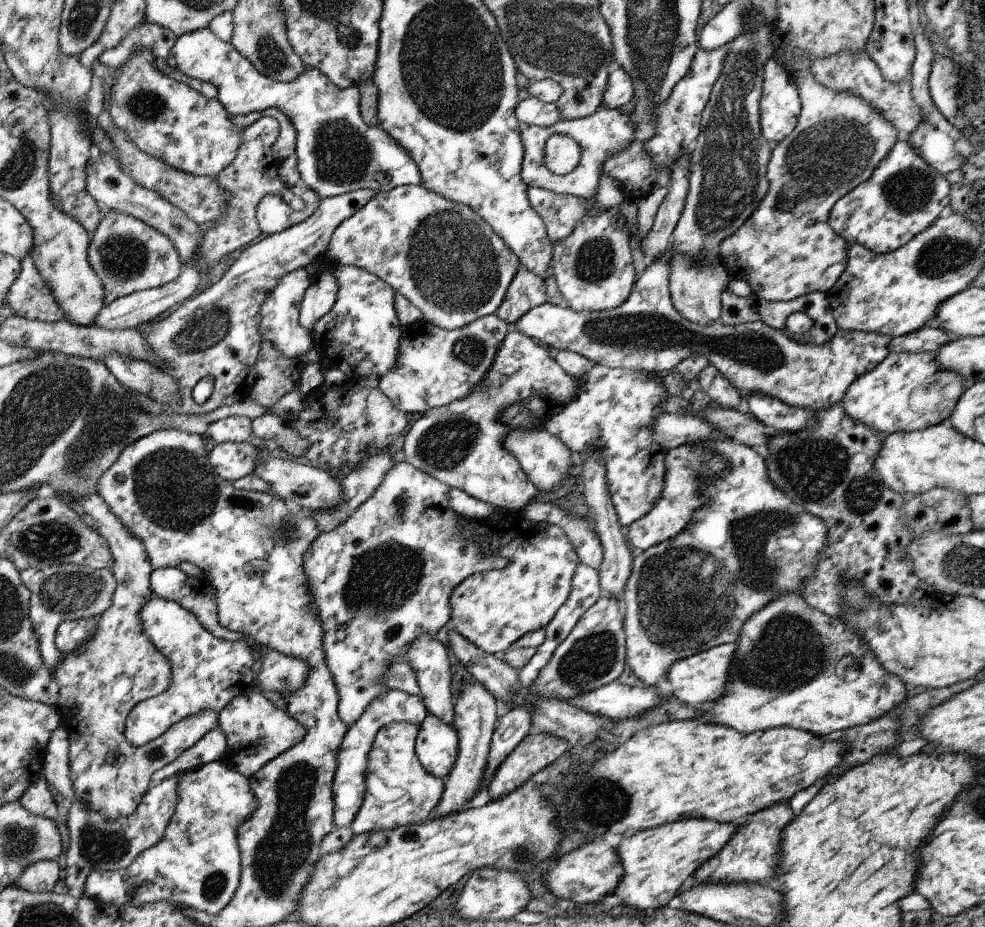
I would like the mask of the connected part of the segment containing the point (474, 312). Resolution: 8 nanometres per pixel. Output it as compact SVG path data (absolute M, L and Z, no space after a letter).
M404 185L396 187L389 191L380 191L374 194L362 207L357 210L350 218L342 223L330 238L329 248L326 250L327 256L331 260L335 260L337 265L351 265L369 271L381 278L386 284L389 284L395 293L401 294L407 302L417 307L422 312L422 319L437 328L443 330L455 330L463 326L470 325L471 322L477 321L479 318L494 314L502 302L505 300L506 290L517 274L517 255L502 242L502 239L495 234L493 228L487 224L481 216L475 214L470 207L449 201L433 192L427 191L425 187L420 185Z

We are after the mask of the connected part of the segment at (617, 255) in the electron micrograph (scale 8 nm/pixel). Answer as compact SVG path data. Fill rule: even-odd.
M613 206L595 218L584 216L569 236L553 244L550 270L564 306L573 311L599 312L621 306L627 300L637 277L631 264L629 232L625 230L626 219L618 206Z

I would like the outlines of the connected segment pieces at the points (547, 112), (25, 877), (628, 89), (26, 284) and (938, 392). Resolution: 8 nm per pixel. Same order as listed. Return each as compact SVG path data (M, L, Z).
M531 96L521 100L515 108L515 118L527 125L549 127L561 121L556 102L543 103Z
M39 860L35 864L29 864L19 874L15 885L31 893L43 893L51 891L57 878L59 878L59 866L53 860Z
M614 66L609 73L605 92L601 94L601 102L598 109L617 109L633 99L635 88L631 82L631 76L623 72L621 66Z
M27 256L19 264L20 273L6 294L7 306L13 314L25 319L57 322L63 317L63 310L51 288L43 282L33 260Z
M933 352L887 354L873 370L861 374L859 378L855 378L855 381L851 382L850 386L847 386L840 404L843 412L847 413L852 420L861 422L864 426L870 427L880 434L909 433L924 430L942 422L946 423L951 414L951 408L955 406L957 398L965 390L963 378L959 378L959 374L955 374L955 372L941 370L933 356L935 356Z

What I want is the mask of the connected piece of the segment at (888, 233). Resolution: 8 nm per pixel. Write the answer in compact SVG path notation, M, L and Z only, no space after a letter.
M900 135L871 176L835 202L830 210L828 224L848 244L859 244L873 254L889 253L904 246L937 219L939 212L949 204L949 186L941 174L925 164L915 150L911 150L911 146L907 144L907 136Z

